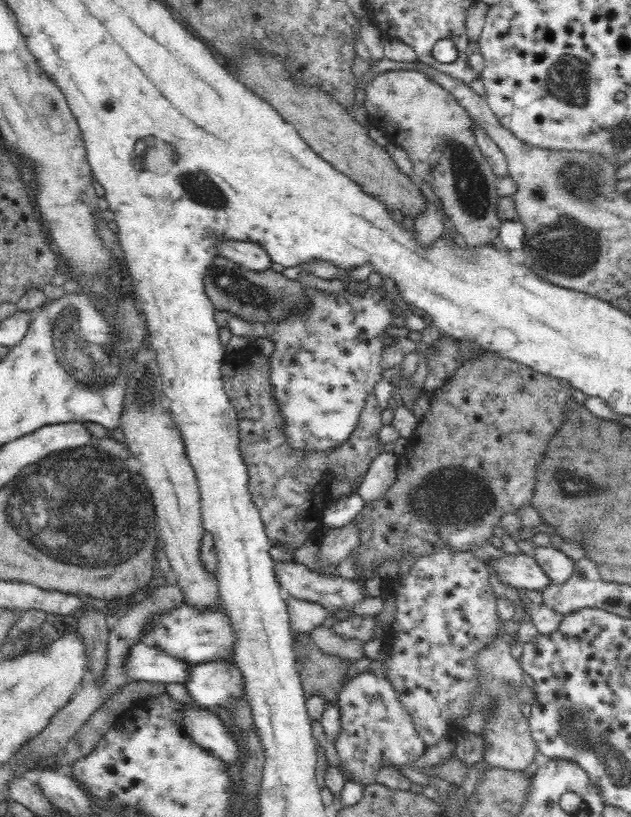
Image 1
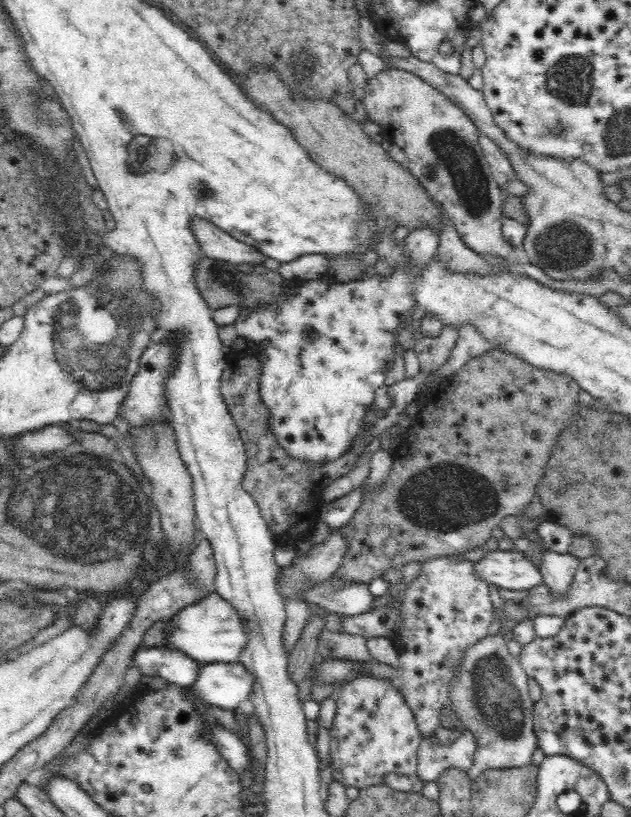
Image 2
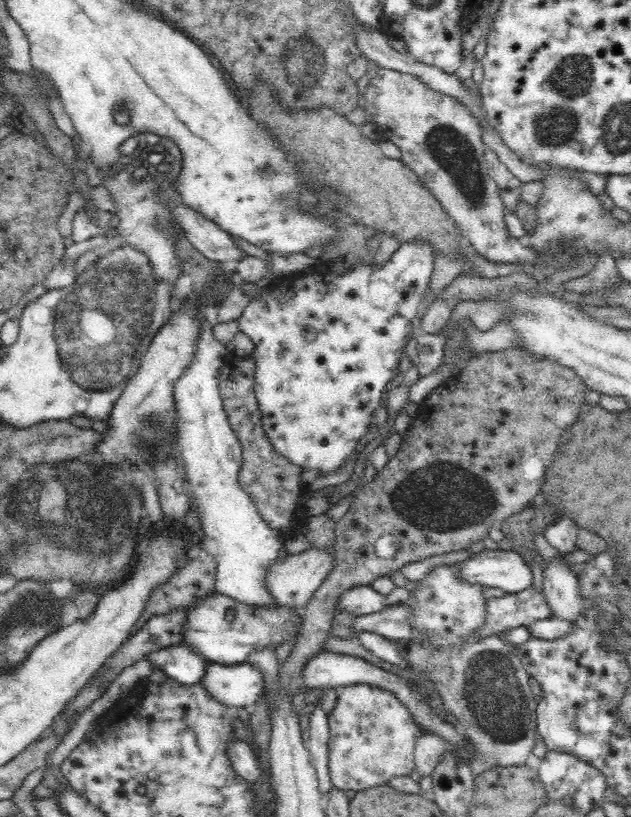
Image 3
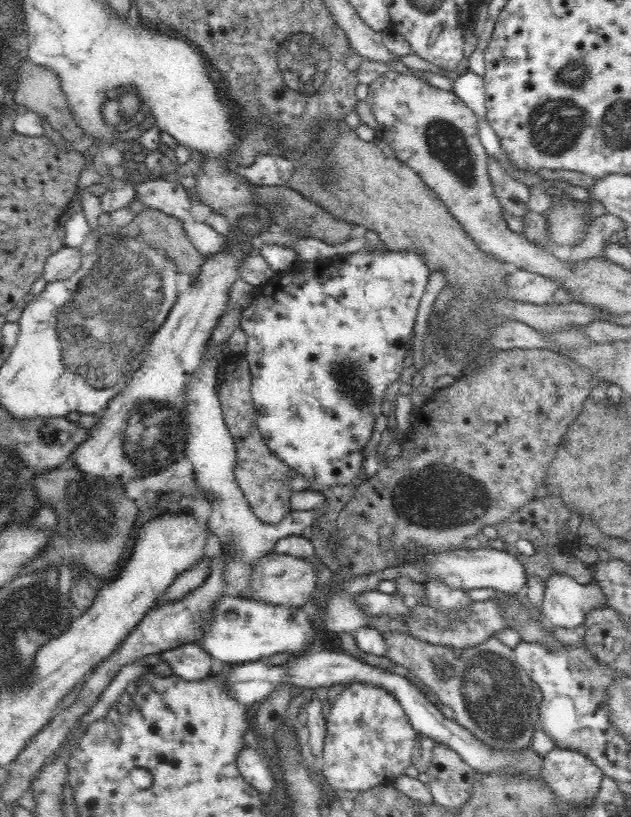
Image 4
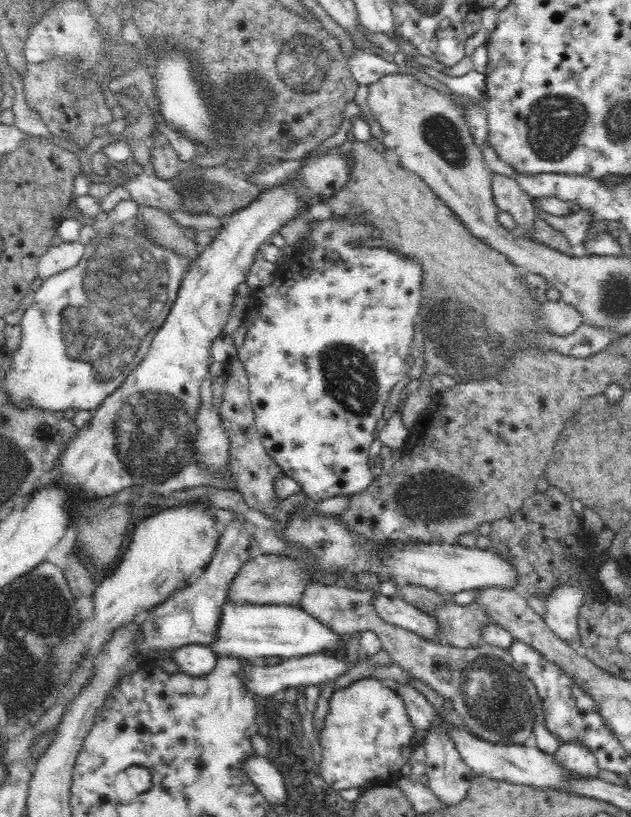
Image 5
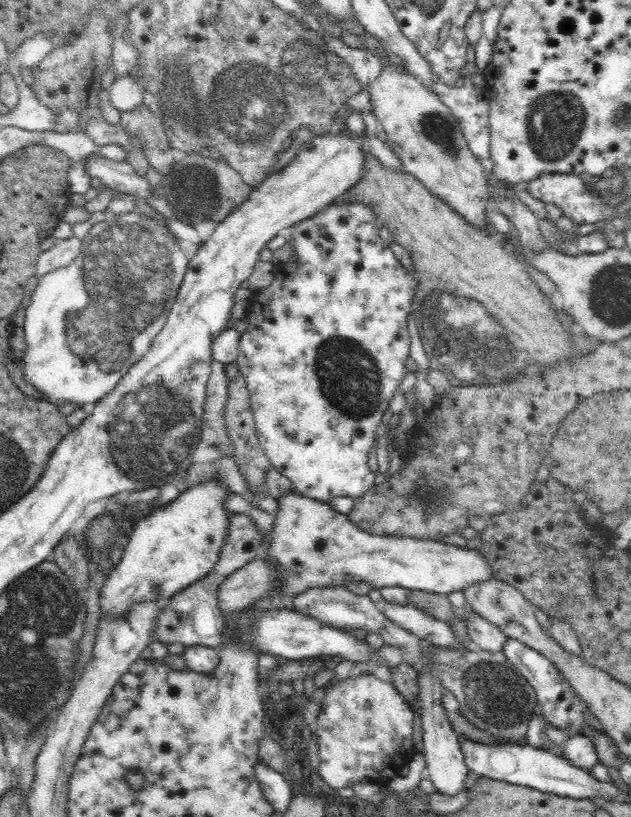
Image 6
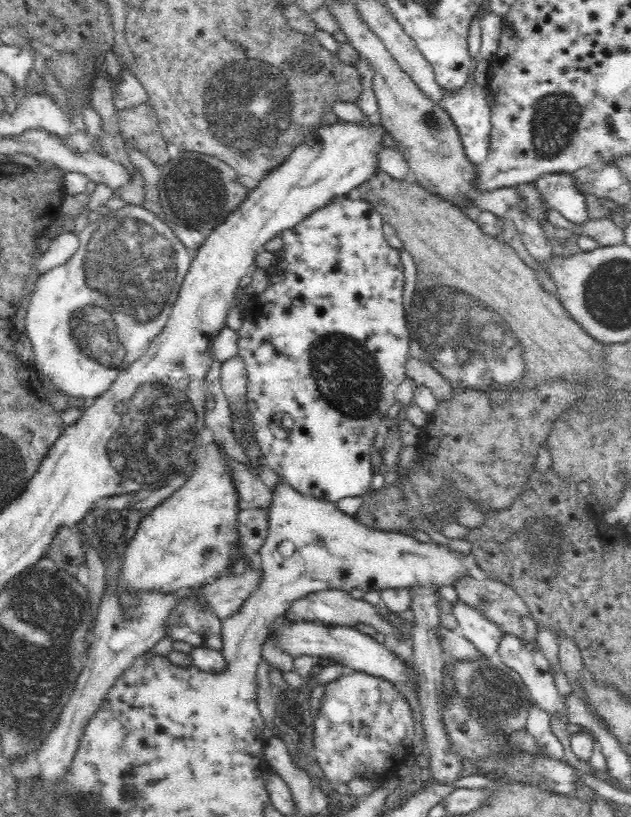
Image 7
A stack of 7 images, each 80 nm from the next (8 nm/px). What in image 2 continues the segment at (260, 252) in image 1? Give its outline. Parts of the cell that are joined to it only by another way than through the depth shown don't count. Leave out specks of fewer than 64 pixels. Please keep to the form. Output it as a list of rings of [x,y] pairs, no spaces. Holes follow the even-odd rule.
[[[196,217],[191,220],[190,230],[206,257],[236,265],[252,263],[263,267],[264,255],[256,247],[233,238],[229,232],[222,230],[214,223]]]

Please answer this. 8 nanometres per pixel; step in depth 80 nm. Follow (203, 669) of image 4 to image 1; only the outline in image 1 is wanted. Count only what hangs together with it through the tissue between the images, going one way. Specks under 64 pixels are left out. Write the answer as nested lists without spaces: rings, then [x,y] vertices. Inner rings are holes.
[[[138,642],[129,653],[126,676],[130,681],[147,680],[170,684],[184,684],[190,664],[169,656],[155,646]]]

